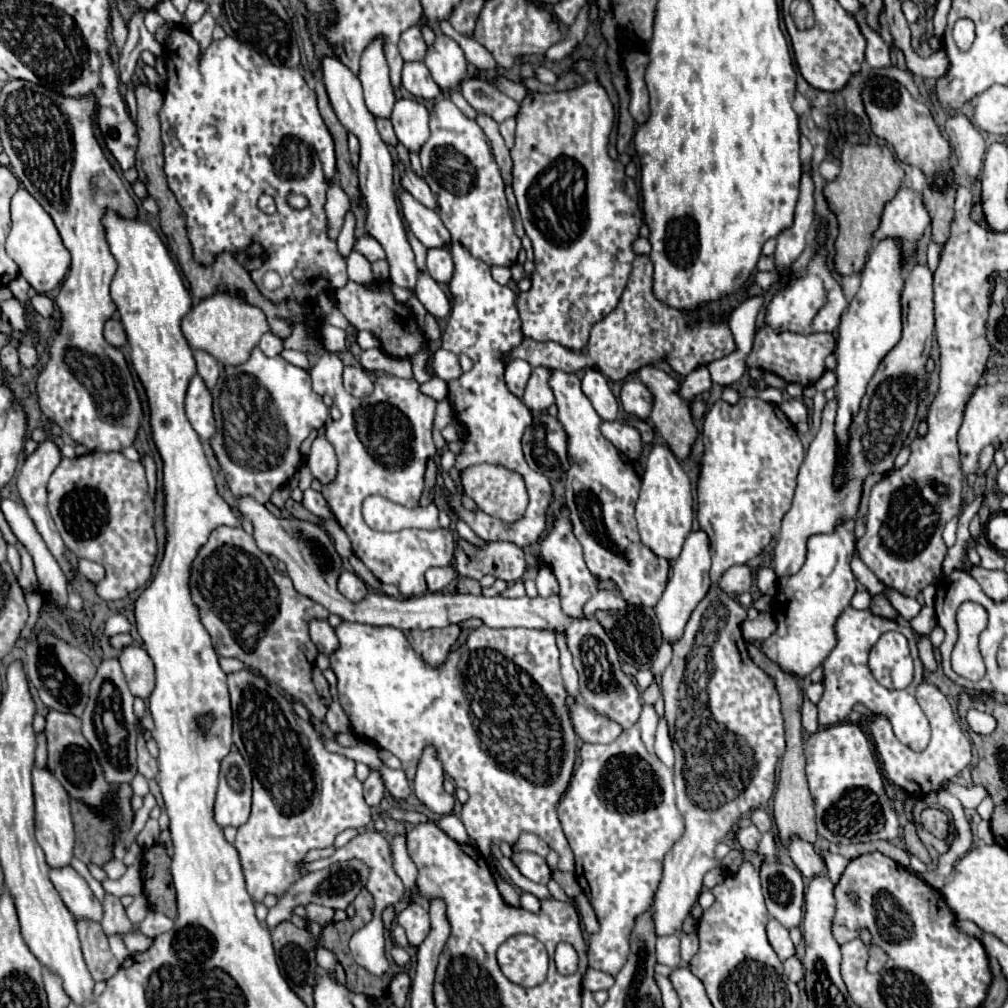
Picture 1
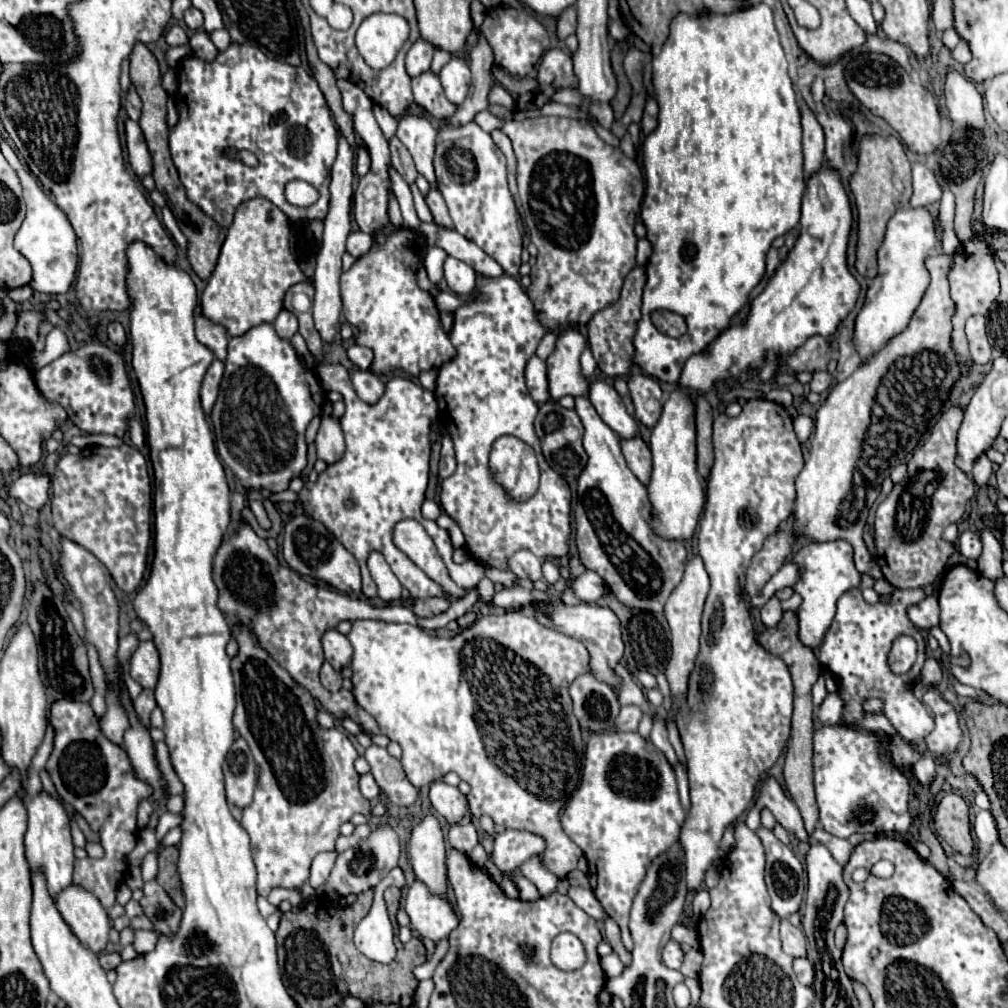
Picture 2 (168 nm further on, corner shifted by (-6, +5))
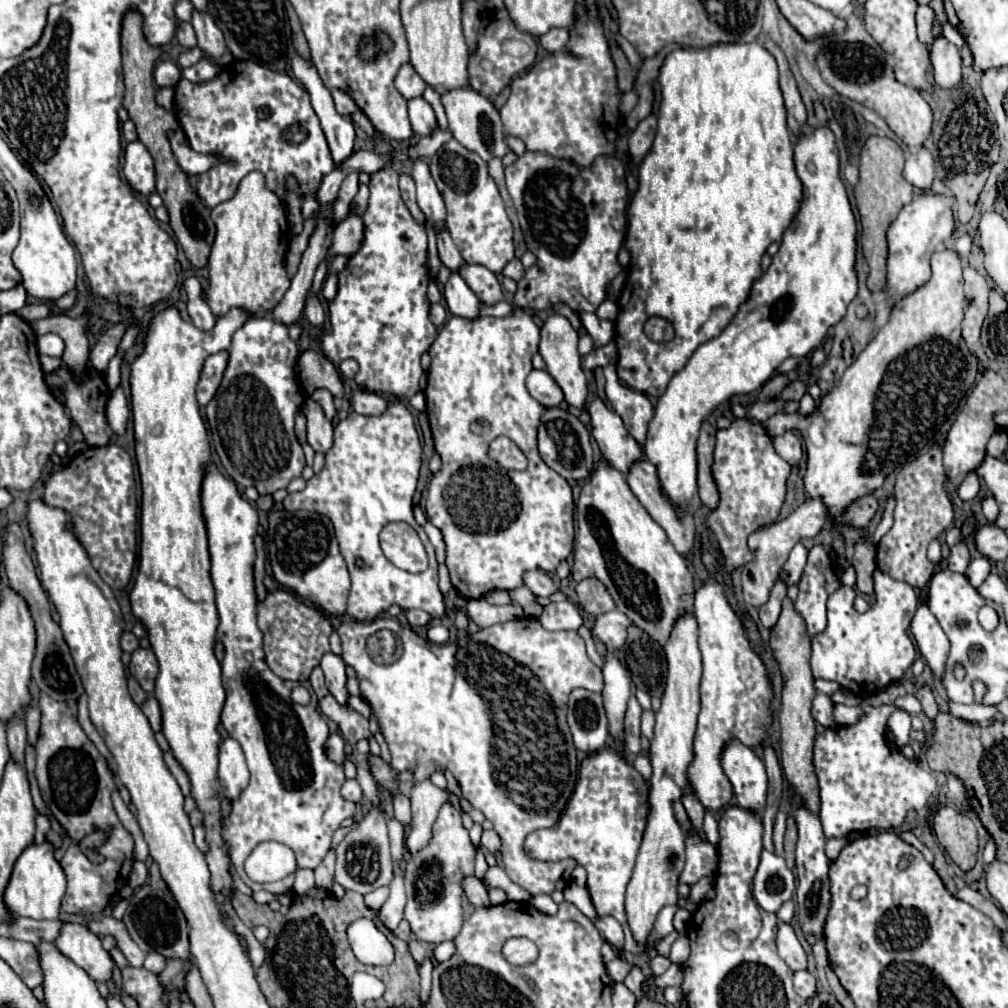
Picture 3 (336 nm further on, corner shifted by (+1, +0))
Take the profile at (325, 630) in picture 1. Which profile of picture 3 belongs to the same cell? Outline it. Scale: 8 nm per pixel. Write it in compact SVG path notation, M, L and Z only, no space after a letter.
M326 652L320 660L320 668L324 670L326 676L326 686L330 690L330 694L334 694L334 698L338 702L348 700L348 690L346 690L346 664L342 660L342 656L336 656L332 652Z

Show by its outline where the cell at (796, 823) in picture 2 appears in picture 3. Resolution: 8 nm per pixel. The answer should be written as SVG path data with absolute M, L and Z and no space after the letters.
M732 740L722 754L724 774L732 782L736 800L748 812L760 812L766 806L768 776L762 760L750 748Z

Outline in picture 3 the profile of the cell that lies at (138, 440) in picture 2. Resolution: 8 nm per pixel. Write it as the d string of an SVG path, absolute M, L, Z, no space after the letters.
M118 386L108 404L106 404L106 418L108 418L108 424L110 428L118 434L118 436L124 436L126 434L126 422L128 422L128 416L130 416L130 410L128 410L128 400L122 392L122 388Z

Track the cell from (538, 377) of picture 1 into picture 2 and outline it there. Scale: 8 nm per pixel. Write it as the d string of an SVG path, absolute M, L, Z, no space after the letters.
M567 327L557 335L555 351L547 359L547 371L549 371L549 391L551 397L557 401L563 395L589 395L589 379L583 377L579 357L585 349L587 341L585 335L579 329Z

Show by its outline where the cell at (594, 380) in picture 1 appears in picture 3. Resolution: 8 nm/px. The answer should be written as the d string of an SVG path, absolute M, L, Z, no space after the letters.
M598 396L590 402L588 414L592 418L592 434L602 456L624 474L624 470L628 470L628 462L636 462L636 458L642 456L640 444L630 436L622 418Z

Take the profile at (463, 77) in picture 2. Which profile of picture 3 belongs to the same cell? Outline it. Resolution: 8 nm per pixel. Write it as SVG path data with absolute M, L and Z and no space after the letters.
M468 86L454 88L454 90L446 90L442 94L442 106L446 110L448 126L450 126L452 134L462 146L478 152L486 162L488 162L488 158L494 158L494 156L502 158L508 152L508 146L504 144L504 130L502 130L502 122L500 122L500 114L486 96L478 94L476 90L470 90Z

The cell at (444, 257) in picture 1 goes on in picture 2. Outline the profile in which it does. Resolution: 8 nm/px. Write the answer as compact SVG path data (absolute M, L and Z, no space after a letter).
M447 257L445 261L445 281L451 291L459 295L471 295L477 285L477 273L463 261Z

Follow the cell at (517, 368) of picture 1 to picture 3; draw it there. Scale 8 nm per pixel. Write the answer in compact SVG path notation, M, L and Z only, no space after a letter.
M532 370L526 378L526 388L530 390L530 396L546 408L558 406L564 400L564 396L560 394L560 386L552 382L552 376L546 370Z

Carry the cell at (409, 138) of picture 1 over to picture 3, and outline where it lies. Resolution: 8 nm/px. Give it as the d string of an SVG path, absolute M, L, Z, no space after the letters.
M422 158L412 160L412 178L414 178L416 190L418 190L418 206L424 212L426 220L434 222L434 228L438 230L440 222L444 222L444 218L446 218L444 202L430 176L428 164Z

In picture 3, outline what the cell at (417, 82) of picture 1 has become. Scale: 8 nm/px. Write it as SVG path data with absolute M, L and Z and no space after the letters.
M416 96L408 100L408 114L412 122L412 130L420 136L430 134L436 128L434 108L424 100L424 96Z

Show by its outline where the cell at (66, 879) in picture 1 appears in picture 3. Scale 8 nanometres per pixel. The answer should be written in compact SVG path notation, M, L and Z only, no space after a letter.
M62 922L60 934L54 940L56 948L74 964L84 968L92 980L108 982L112 978L112 958L102 948L100 938L84 924Z

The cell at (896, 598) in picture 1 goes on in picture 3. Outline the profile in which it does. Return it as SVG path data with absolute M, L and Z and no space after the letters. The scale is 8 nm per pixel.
M920 604L912 622L910 632L918 644L918 650L926 658L928 666L932 668L934 676L940 678L944 672L944 662L948 656L948 638L940 624L936 622L934 614L928 610L927 604Z

